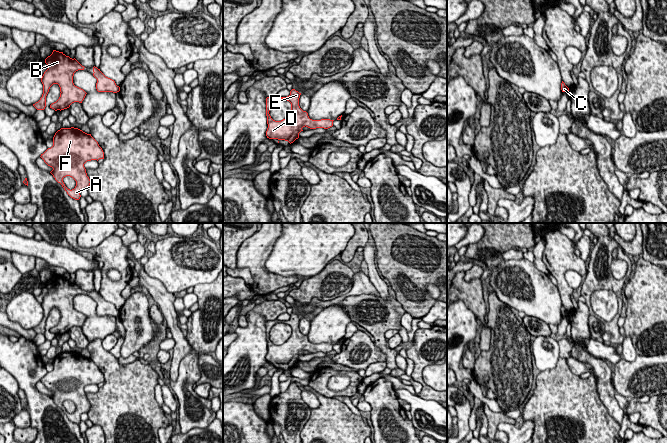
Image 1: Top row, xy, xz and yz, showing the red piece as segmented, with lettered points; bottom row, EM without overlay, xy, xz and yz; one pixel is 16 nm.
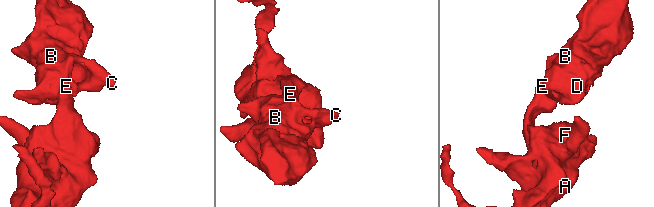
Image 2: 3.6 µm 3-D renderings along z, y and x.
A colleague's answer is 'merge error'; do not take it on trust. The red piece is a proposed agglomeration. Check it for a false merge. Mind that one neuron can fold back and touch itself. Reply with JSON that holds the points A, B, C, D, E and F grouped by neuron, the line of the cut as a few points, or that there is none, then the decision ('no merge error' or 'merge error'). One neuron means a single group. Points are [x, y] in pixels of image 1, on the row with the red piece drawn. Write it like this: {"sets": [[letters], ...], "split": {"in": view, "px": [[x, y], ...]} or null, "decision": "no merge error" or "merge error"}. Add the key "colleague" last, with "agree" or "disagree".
{"sets": [["A", "B", "C", "D", "E", "F"]], "split": null, "decision": "no merge error", "colleague": "disagree"}

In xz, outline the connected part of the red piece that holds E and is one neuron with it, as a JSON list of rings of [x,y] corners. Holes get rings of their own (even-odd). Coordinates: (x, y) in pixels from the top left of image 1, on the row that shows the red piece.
[[[292,89],[290,95],[287,97],[273,96],[266,98],[266,116],[268,128],[266,136],[269,139],[278,139],[288,141],[290,144],[299,138],[299,133],[303,127],[310,129],[324,128],[328,129],[333,126],[333,121],[330,119],[312,120],[308,113],[303,111],[299,106],[299,98],[301,93]],[[283,99],[291,103],[291,112],[289,115],[281,120],[275,121],[271,118],[269,111],[272,103],[275,100]]]

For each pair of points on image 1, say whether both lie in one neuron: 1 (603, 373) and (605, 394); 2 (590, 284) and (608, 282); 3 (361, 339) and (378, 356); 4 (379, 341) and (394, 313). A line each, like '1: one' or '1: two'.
1: one
2: one
3: one
4: one

